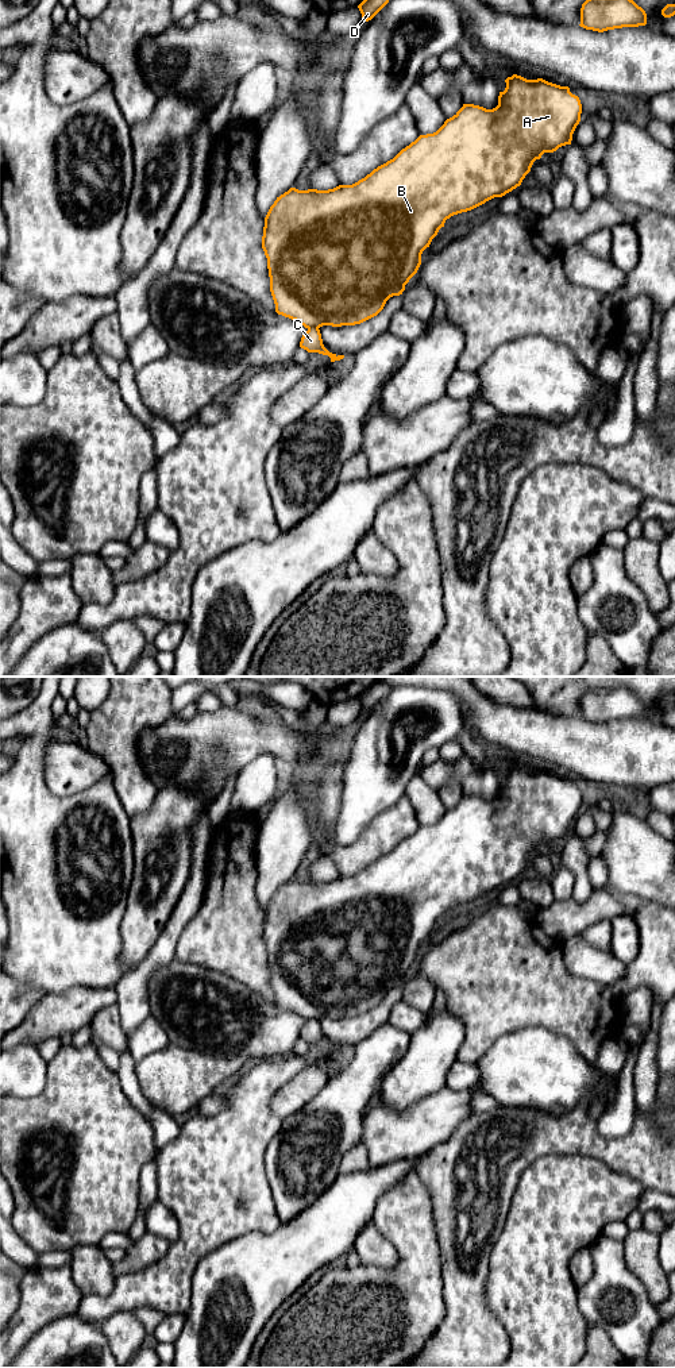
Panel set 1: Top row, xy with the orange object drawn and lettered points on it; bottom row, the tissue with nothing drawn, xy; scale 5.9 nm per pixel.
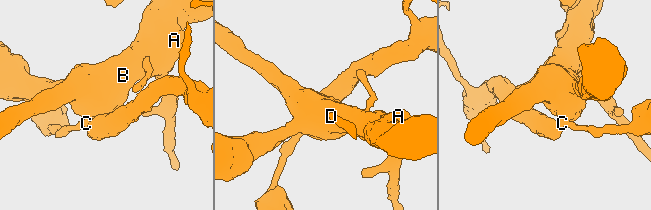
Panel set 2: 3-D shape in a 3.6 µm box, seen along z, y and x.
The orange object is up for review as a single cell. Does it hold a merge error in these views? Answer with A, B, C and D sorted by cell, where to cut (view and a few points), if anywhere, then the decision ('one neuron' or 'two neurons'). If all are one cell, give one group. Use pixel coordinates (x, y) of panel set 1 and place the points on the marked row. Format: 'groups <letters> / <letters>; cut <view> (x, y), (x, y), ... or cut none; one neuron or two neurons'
groups A B D / C; cut xy (317, 327), (308, 330); two neurons

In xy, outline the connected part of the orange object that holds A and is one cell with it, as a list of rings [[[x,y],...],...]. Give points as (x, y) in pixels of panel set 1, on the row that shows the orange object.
[[[517,74],[505,82],[506,88],[500,92],[495,108],[463,104],[436,132],[420,135],[358,182],[328,190],[290,188],[277,197],[265,217],[262,248],[278,315],[308,330],[355,325],[377,316],[390,297],[402,294],[421,265],[423,251],[447,219],[505,196],[521,185],[533,162],[544,153],[571,144],[580,122],[582,104],[568,86],[543,78],[526,80]]]

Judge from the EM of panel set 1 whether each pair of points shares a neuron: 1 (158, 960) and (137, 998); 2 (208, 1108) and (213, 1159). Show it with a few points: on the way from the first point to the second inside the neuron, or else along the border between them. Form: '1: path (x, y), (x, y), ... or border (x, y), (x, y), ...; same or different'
1: path (149, 968), (137, 981), (137, 989); same
2: border (226, 1087), (222, 1108), (211, 1114), (196, 1113); different

